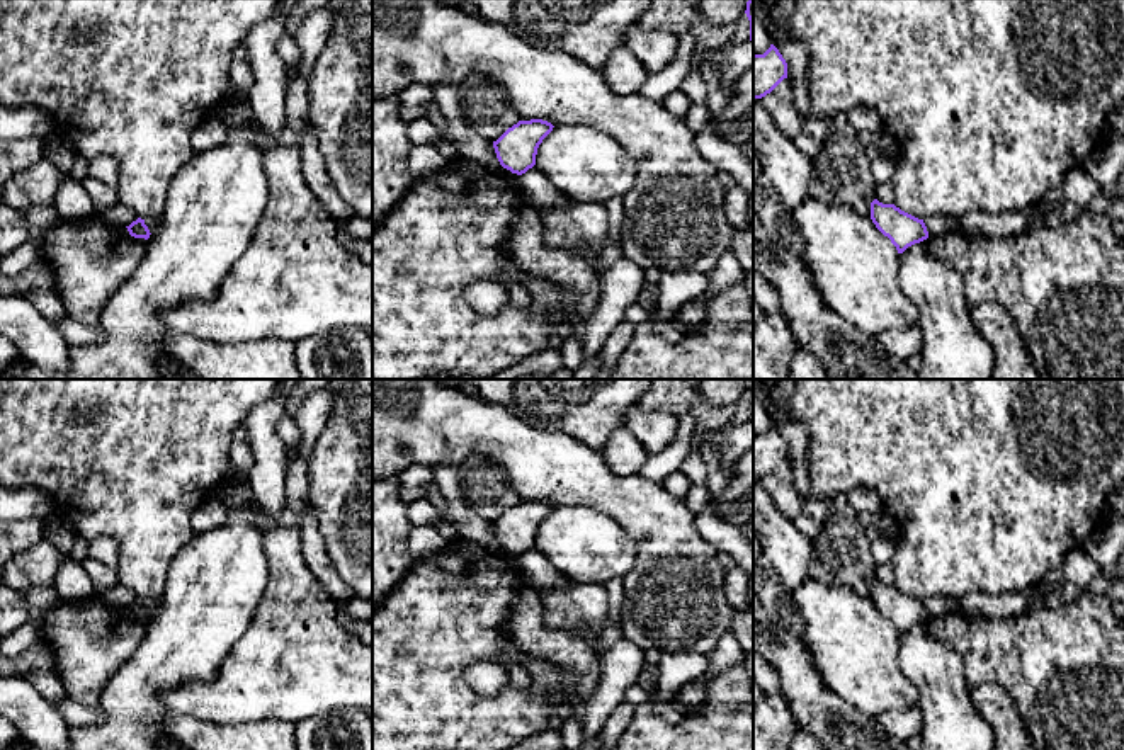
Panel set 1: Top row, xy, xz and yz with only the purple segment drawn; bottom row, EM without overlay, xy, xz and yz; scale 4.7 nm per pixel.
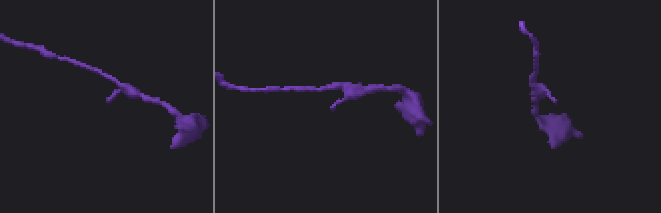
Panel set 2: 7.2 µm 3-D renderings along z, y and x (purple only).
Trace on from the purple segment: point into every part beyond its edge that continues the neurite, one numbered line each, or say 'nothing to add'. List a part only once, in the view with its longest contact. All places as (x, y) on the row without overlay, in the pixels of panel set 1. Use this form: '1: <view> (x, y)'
nothing to add

